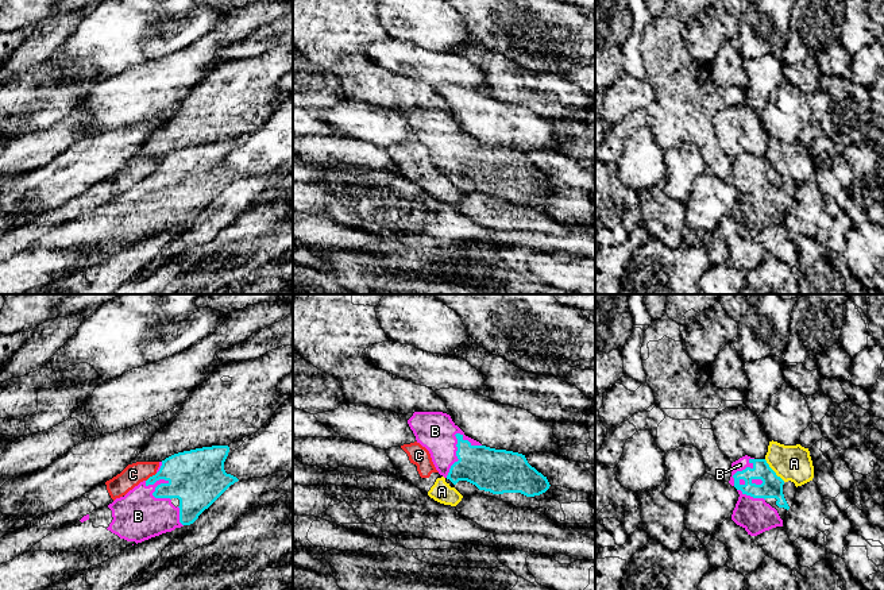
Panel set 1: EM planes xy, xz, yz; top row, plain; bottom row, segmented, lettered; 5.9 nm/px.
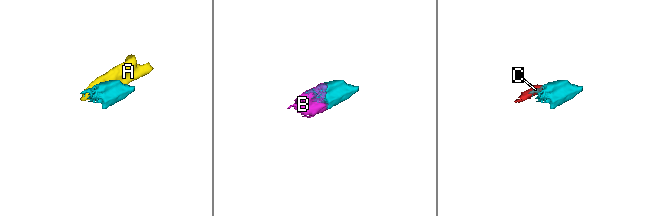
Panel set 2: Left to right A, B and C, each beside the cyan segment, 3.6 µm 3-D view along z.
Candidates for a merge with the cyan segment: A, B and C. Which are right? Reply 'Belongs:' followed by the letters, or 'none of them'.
Belongs: B

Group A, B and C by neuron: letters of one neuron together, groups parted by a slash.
A C / B

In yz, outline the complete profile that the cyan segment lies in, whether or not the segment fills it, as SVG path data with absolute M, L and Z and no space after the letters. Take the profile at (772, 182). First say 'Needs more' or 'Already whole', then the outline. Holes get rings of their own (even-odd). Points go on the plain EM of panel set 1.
Needs more. M745 153L733 159L729 181L740 192L731 217L748 232L757 234L772 225L783 224L777 208L765 197L776 196L776 203L788 208L790 204L783 192L784 178L776 173L765 157Z

